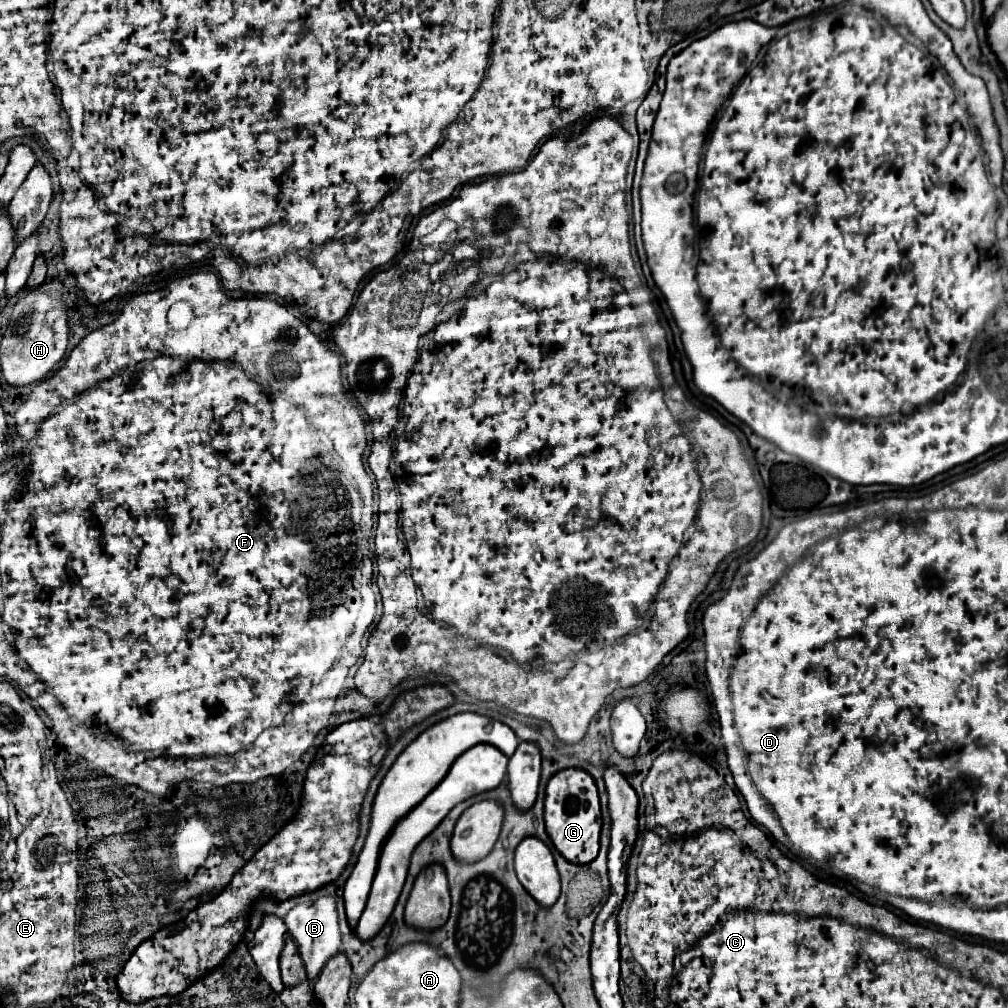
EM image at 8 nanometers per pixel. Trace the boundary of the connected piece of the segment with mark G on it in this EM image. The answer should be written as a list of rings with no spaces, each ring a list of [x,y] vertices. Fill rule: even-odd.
[[[563,769],[555,773],[545,791],[545,827],[555,845],[555,849],[571,863],[591,863],[599,853],[599,833],[601,833],[601,809],[599,795],[593,777],[585,769]]]

